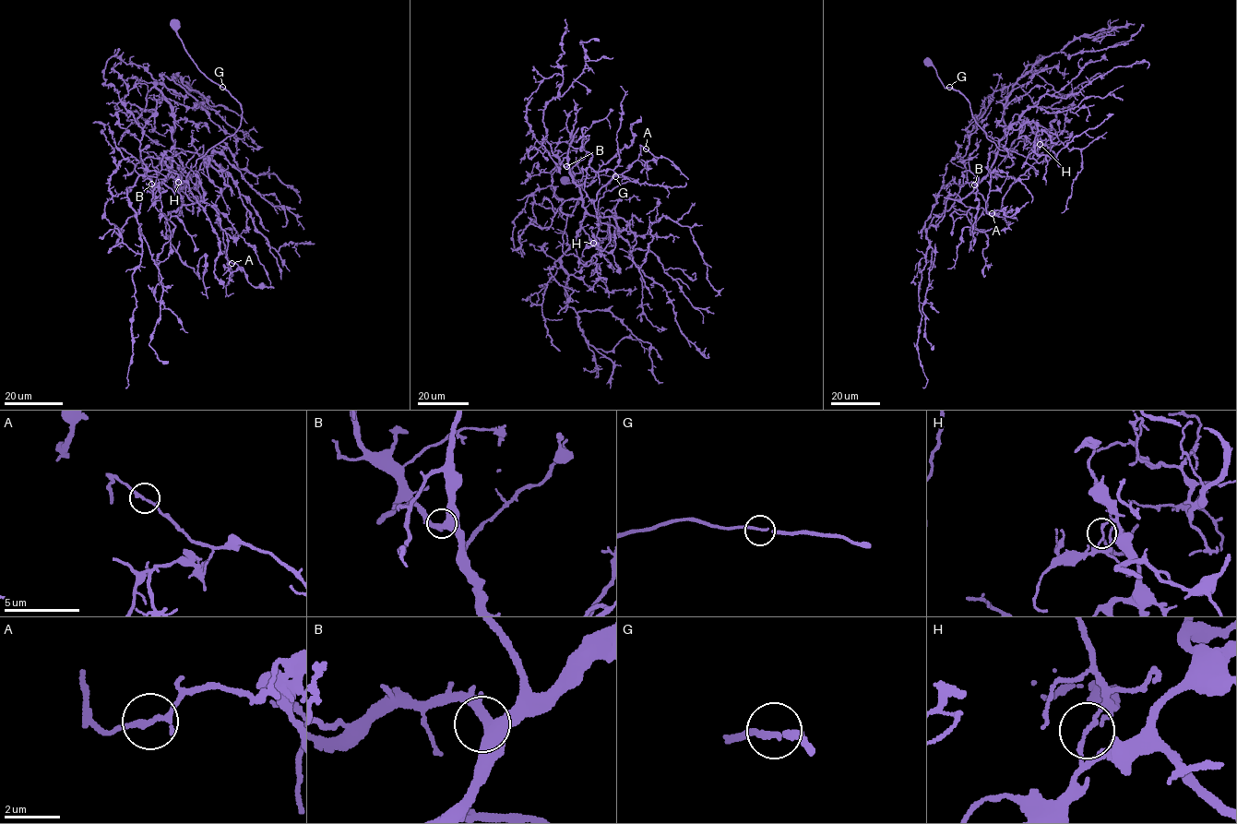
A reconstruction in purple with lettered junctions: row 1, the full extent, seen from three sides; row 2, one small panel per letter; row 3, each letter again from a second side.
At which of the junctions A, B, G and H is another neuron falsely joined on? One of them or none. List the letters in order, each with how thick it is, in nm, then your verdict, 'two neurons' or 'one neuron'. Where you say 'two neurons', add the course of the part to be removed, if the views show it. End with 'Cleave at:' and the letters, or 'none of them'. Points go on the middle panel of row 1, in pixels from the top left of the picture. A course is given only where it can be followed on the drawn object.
A: calibre 160 nm; one neuron
B: calibre 380 nm; one neuron
G: calibre 170 nm; one neuron
H: calibre 130 nm; two neurons; course (593, 243), (602, 250), (610, 241), (598, 199), (635, 180), (602, 174), (571, 184), (562, 178)
Cleave at: H

